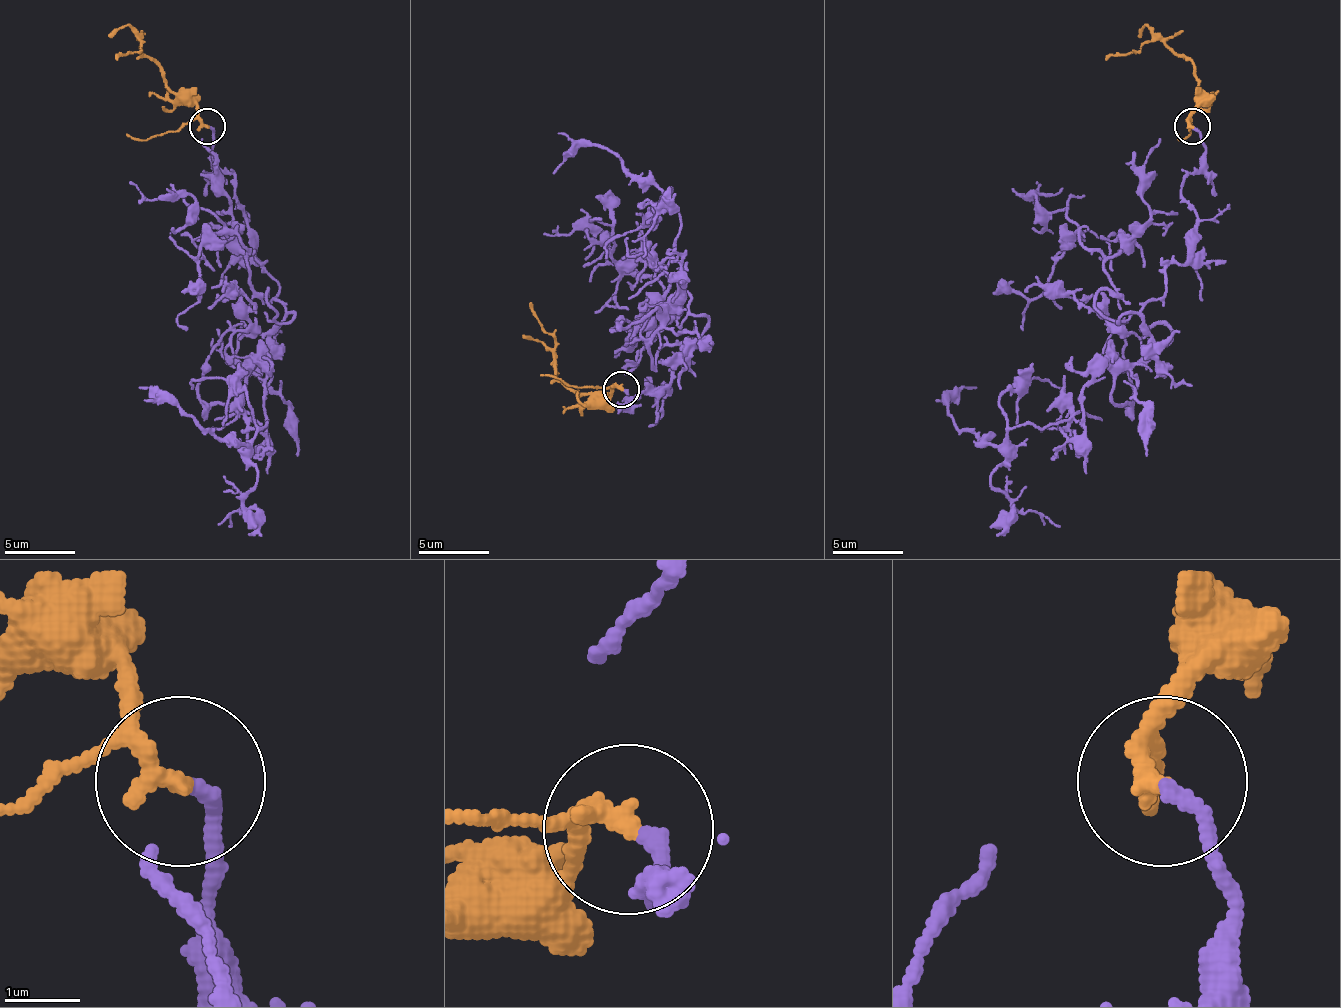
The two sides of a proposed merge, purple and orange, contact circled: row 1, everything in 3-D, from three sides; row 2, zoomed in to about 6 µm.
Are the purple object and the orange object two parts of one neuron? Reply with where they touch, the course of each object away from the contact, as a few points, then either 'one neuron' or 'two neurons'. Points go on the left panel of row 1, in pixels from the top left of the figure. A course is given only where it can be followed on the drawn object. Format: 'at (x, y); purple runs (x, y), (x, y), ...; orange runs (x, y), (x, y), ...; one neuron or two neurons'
at (207, 126); purple runs (210, 127), (284, 307), (231, 339), (266, 374), (266, 438), (259, 423), (227, 445), (139, 388); orange runs (206, 127), (199, 113), (167, 84), (153, 60), (143, 53), (143, 39), (143, 46), (114, 60); one neuron

